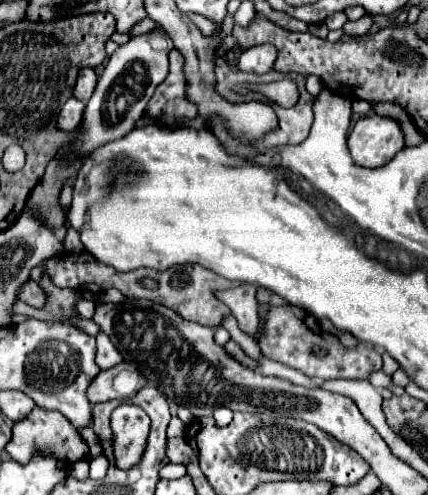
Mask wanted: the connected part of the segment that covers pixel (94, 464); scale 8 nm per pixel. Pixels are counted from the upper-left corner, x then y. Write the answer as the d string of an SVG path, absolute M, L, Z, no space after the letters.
M104 455L94 457L90 461L90 477L92 479L102 479L106 475L106 471L108 471L108 459Z

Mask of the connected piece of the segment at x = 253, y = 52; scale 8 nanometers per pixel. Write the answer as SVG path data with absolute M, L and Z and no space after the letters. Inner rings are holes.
M254 45L240 53L238 67L244 71L262 75L272 71L276 57L278 57L278 49L274 45Z

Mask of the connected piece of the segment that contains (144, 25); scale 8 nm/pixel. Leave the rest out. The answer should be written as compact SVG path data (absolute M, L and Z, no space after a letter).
M149 17L136 24L131 30L130 34L132 37L151 32L155 29L160 29L161 26L151 20Z

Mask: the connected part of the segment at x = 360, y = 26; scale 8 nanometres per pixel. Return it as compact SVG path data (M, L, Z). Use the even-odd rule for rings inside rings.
M364 15L364 17L358 19L358 21L348 21L348 23L344 25L344 33L350 35L350 37L360 37L360 35L366 35L366 33L368 33L370 25L372 25L370 15Z

